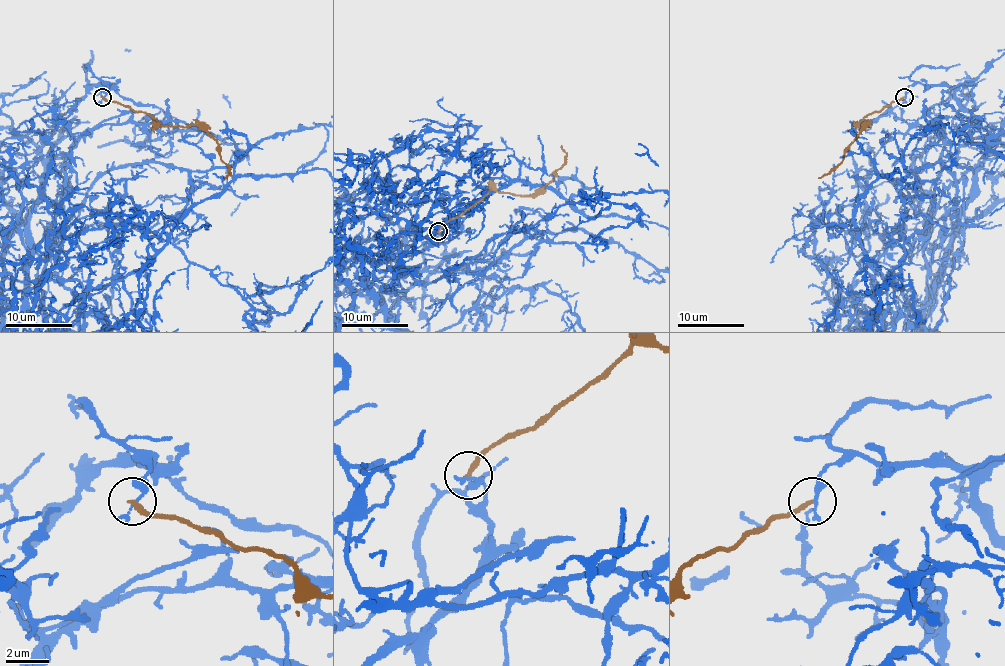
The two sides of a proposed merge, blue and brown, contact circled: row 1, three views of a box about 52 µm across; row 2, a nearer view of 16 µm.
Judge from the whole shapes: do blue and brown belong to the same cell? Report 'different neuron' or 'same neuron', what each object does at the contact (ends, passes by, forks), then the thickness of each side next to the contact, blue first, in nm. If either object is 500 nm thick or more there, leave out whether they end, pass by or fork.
different neuron | blue ends | brown ends | 200/200 nm

